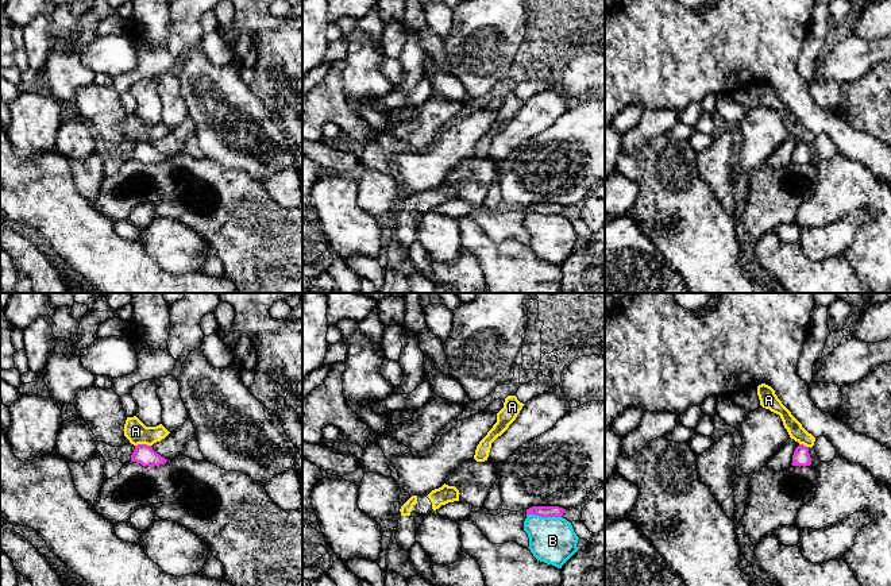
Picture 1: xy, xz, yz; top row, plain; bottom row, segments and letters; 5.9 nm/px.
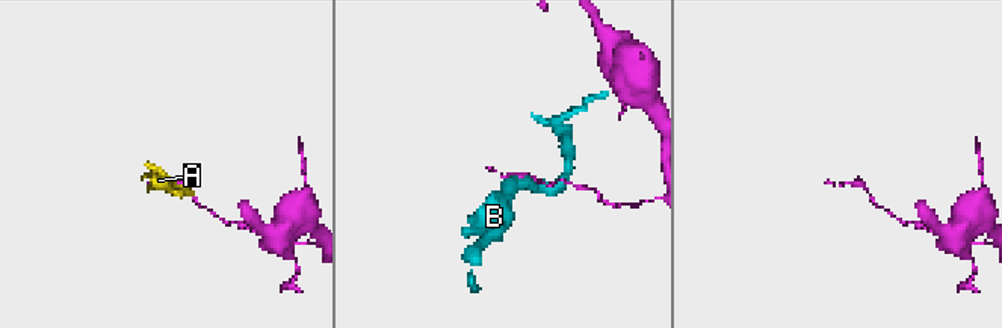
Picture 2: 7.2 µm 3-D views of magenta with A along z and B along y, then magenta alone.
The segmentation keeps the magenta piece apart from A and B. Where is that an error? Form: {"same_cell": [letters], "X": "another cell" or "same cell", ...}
{"same_cell": [], "A": "another cell", "B": "another cell"}

